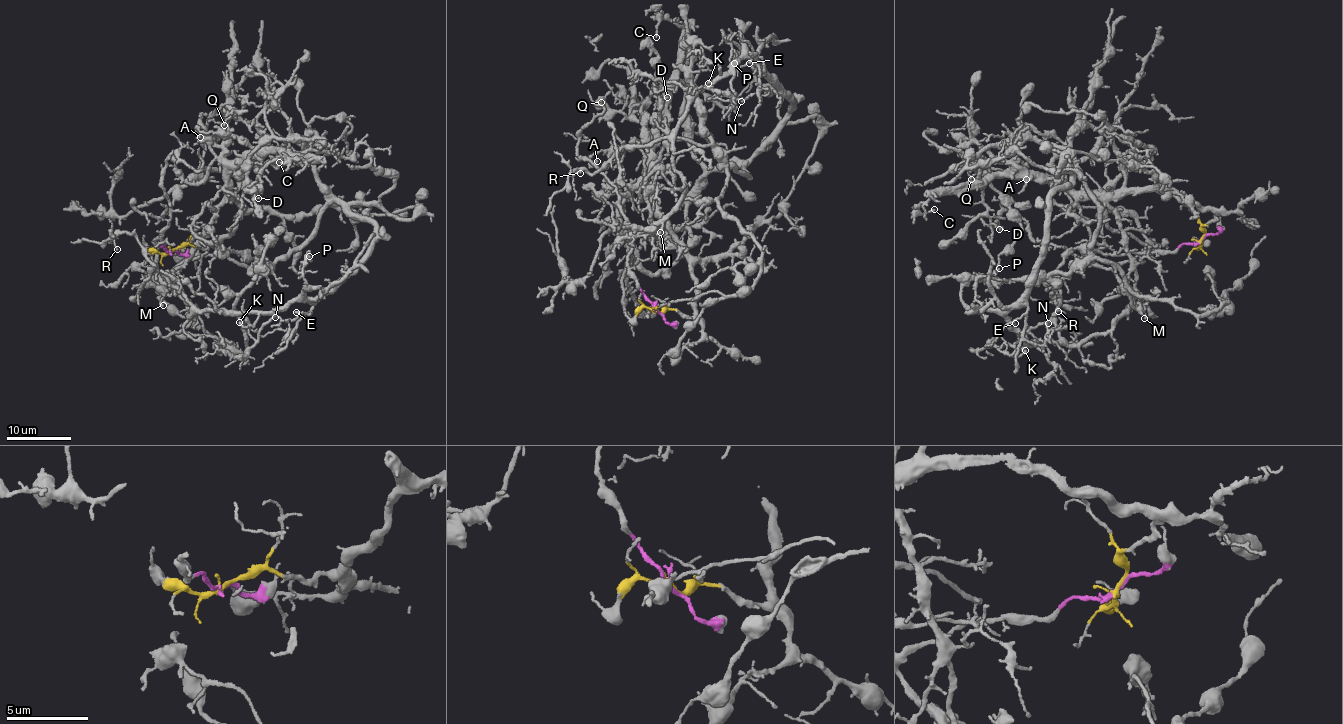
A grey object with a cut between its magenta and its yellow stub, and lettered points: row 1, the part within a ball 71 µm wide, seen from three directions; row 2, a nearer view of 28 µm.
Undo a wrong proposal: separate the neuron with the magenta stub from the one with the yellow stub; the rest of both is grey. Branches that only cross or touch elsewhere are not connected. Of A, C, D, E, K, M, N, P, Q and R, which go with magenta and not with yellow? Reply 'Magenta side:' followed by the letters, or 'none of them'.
Magenta side: E, K, M, N, P, R

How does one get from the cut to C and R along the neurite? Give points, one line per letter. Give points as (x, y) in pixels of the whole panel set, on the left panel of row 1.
C: (172, 250), (206, 249), (235, 228), (243, 206), (228, 175), (248, 157), (275, 148), (313, 157), (279, 162)
R: (172, 250), (155, 240), (166, 243), (154, 261), (159, 278), (195, 315), (135, 234), (119, 234), (116, 250)

